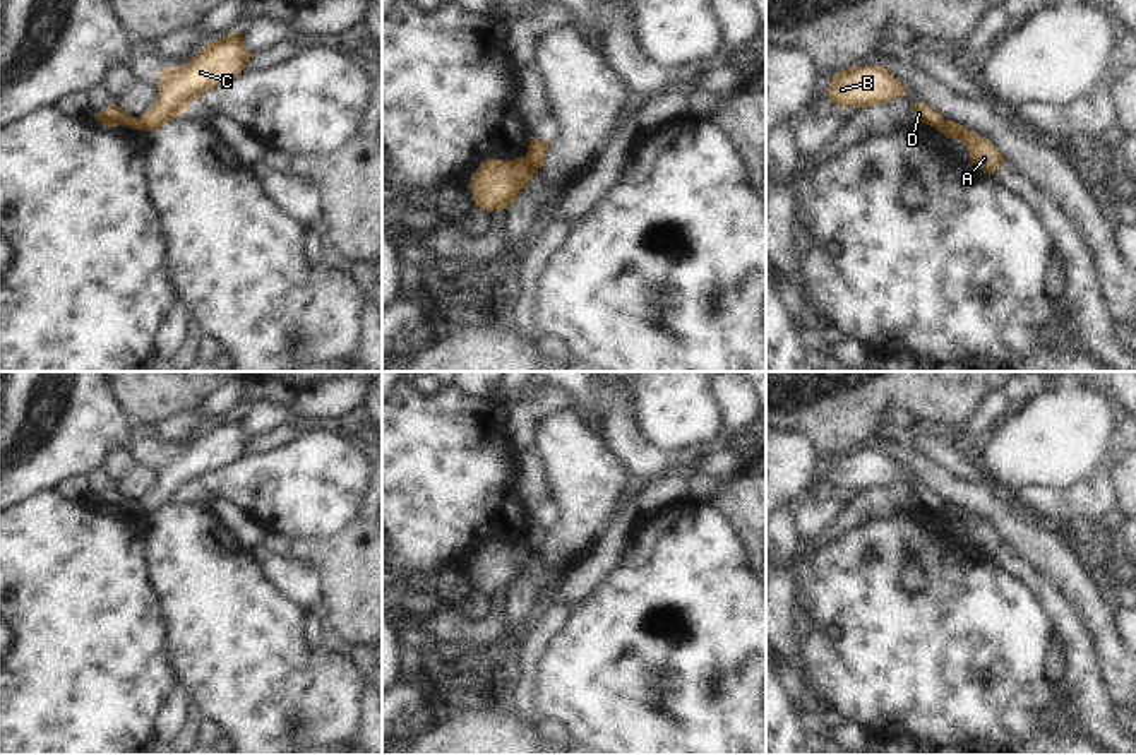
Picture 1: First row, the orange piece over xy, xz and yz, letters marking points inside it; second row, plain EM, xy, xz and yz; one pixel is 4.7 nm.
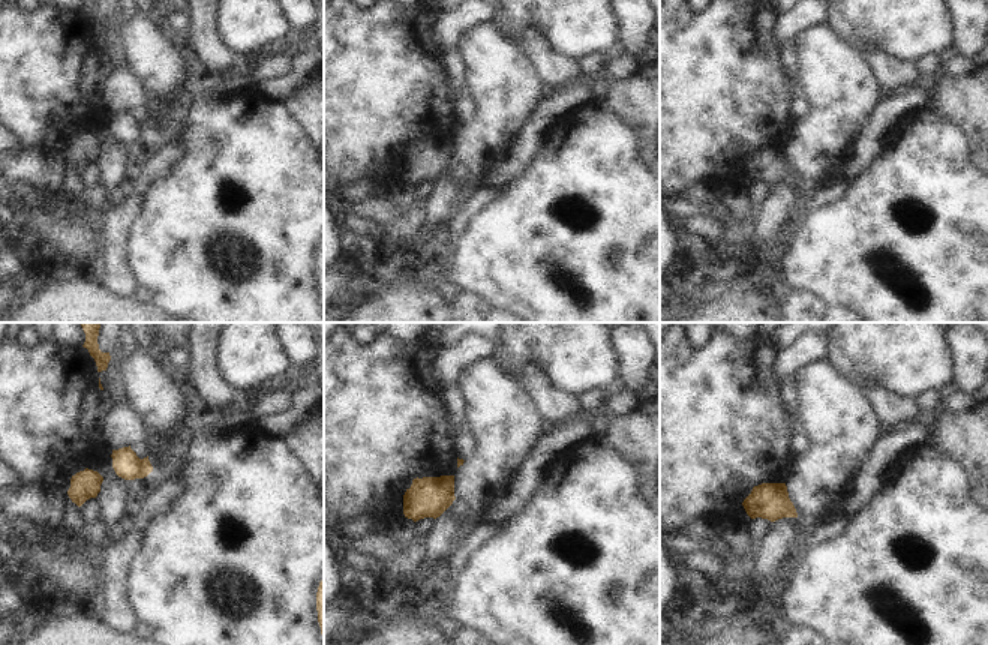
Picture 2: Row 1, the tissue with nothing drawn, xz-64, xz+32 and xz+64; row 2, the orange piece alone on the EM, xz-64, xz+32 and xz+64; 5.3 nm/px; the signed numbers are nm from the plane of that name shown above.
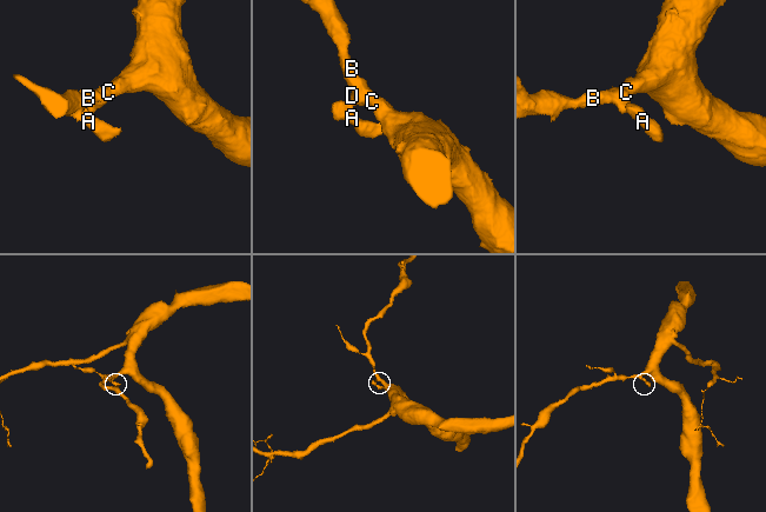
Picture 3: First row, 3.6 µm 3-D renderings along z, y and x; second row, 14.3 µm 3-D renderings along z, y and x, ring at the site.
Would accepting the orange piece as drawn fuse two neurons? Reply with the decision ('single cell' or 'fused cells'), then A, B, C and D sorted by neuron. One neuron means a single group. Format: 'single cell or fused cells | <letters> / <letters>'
fused cells | A / B C D

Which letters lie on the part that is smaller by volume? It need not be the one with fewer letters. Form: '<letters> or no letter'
A

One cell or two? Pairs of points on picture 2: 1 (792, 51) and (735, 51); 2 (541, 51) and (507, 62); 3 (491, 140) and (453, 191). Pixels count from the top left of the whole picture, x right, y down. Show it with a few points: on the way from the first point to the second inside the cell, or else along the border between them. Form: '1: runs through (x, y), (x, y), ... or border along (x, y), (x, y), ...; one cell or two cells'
1: border along (781, 53), (792, 87); two cells
2: border along (517, 42), (543, 78); two cells
3: border along (456, 162), (468, 183); two cells

